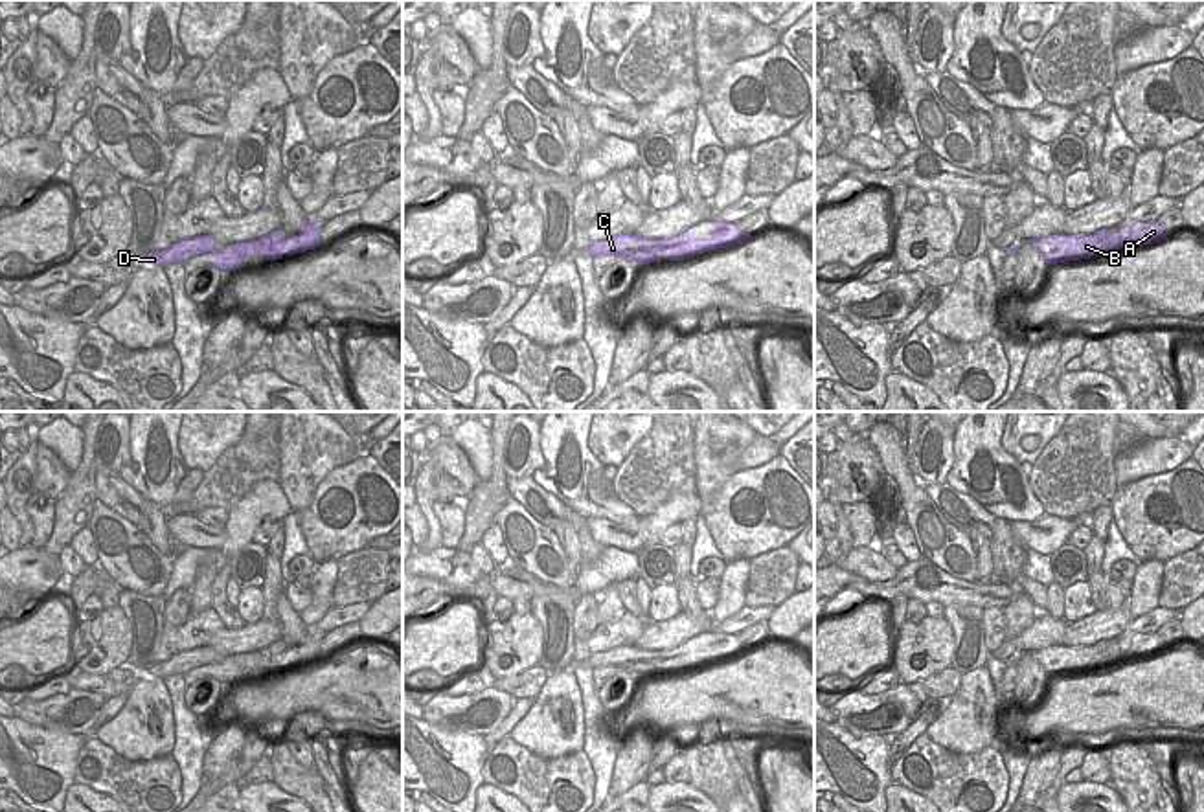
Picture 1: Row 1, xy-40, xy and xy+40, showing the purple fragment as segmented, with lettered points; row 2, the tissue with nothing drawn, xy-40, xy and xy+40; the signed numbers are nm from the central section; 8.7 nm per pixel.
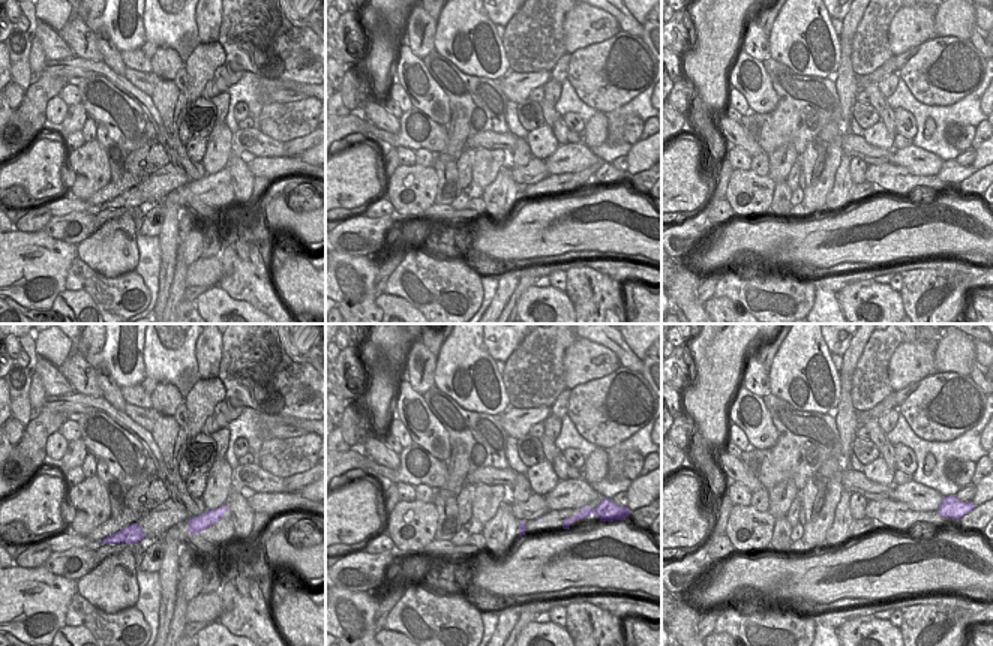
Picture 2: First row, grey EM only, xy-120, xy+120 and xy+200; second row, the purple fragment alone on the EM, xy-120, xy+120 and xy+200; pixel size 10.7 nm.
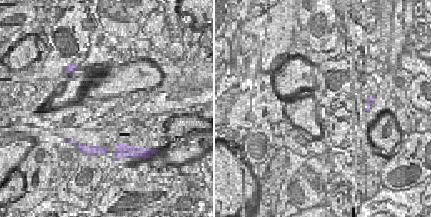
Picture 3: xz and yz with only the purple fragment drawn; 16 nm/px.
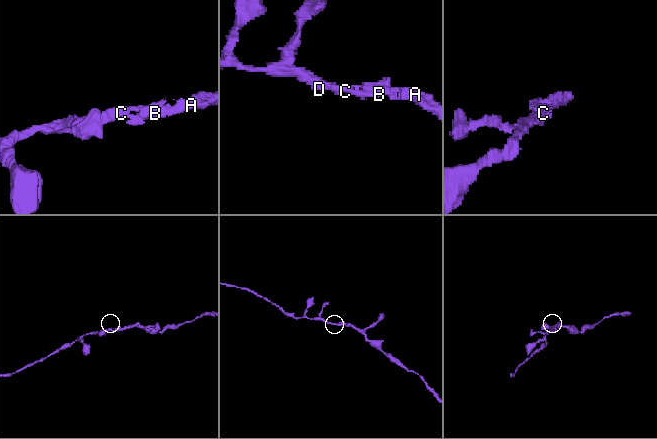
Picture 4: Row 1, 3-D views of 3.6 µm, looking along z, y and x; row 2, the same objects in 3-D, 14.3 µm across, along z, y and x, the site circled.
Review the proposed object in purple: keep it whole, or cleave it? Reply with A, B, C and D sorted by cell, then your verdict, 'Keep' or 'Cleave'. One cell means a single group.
Groups: A B C D. Keep.

